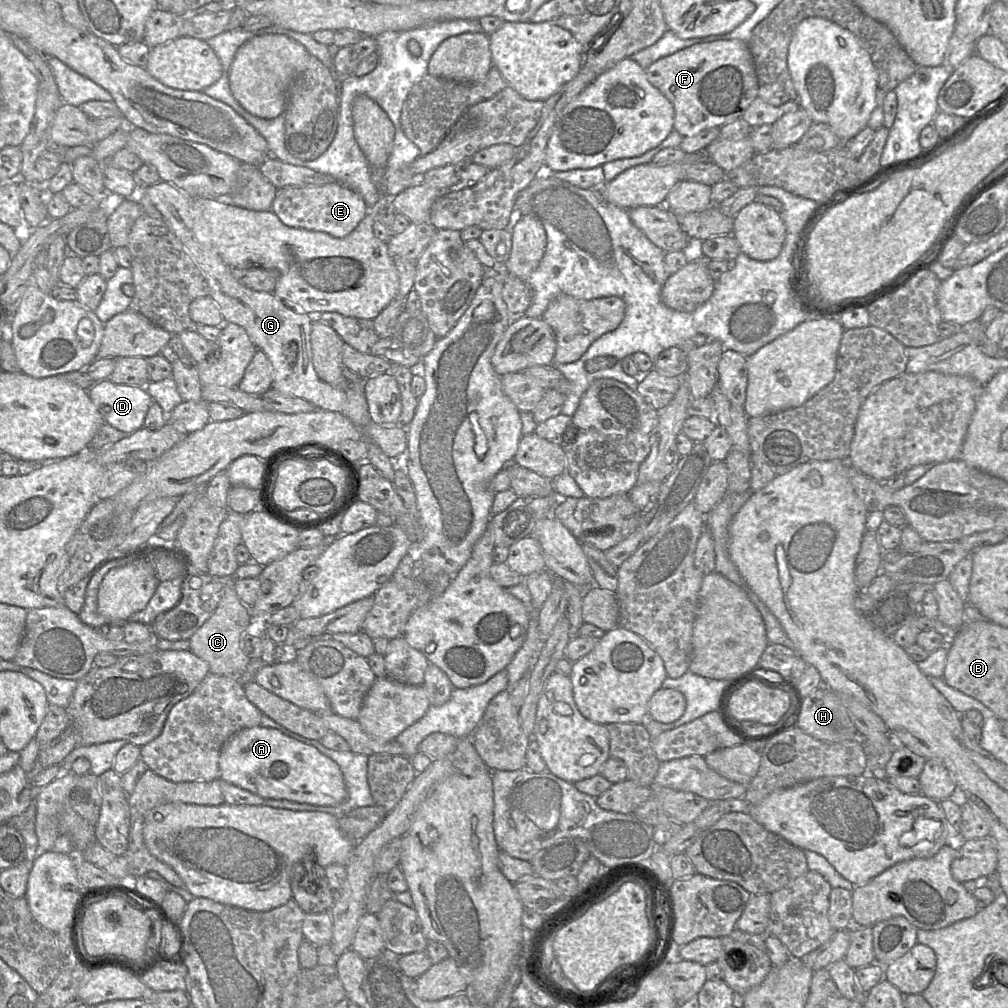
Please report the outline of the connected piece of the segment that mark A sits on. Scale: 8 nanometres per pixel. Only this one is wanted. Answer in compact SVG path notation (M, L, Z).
M261 725L240 730L224 744L219 778L263 799L286 799L317 806L334 806L347 797L338 764L317 748Z

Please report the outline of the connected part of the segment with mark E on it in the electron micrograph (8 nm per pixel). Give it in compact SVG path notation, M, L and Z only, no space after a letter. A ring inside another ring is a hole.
M338 182L277 189L270 210L286 226L324 232L335 238L349 235L367 214L361 196Z

